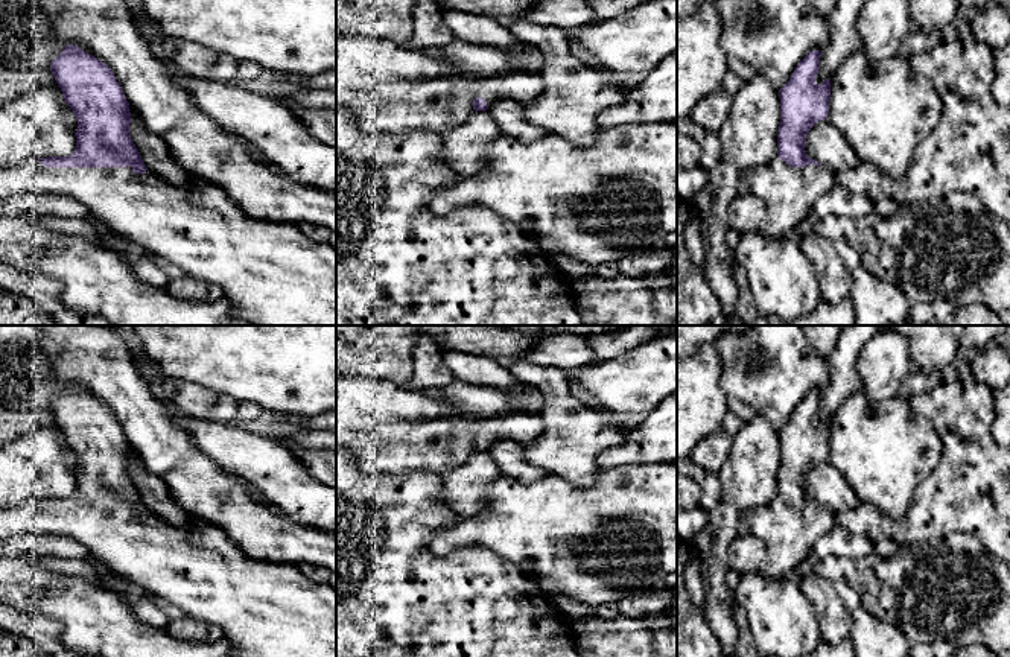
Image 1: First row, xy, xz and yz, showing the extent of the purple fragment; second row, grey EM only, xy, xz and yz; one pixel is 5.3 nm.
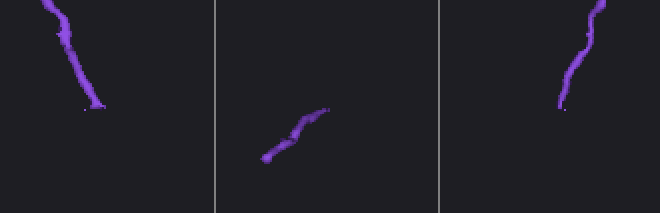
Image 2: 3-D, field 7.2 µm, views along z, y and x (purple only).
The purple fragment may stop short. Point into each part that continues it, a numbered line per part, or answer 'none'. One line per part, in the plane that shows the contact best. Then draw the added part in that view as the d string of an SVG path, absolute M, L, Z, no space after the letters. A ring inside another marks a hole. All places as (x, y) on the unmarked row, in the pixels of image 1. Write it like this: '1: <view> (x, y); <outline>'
1: xy (265, 609); M30 497L24 503L15 508L0 508L0 540L18 537L23 534L43 531L53 535L71 537L75 541L84 544L88 549L90 557L99 560L114 579L123 579L135 584L146 593L161 598L169 604L179 607L186 616L198 619L201 622L211 622L224 631L234 645L234 652L239 657L336 657L336 589L329 581L312 581L306 578L298 566L286 563L268 563L248 557L221 528L211 523L190 516L186 525L176 526L167 523L164 519L155 516L151 508L145 514L134 514L131 506L126 508L46 508L38 499Z

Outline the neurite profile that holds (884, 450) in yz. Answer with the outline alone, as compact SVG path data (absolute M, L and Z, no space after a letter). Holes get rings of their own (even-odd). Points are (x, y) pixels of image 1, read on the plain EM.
M859 388L837 409L831 420L827 461L843 473L862 503L875 505L893 519L905 516L917 485L934 471L942 450L943 444L934 424L914 412L900 395L873 403Z

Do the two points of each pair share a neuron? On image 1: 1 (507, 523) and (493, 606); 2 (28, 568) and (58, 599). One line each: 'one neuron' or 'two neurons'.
1: two neurons
2: one neuron

